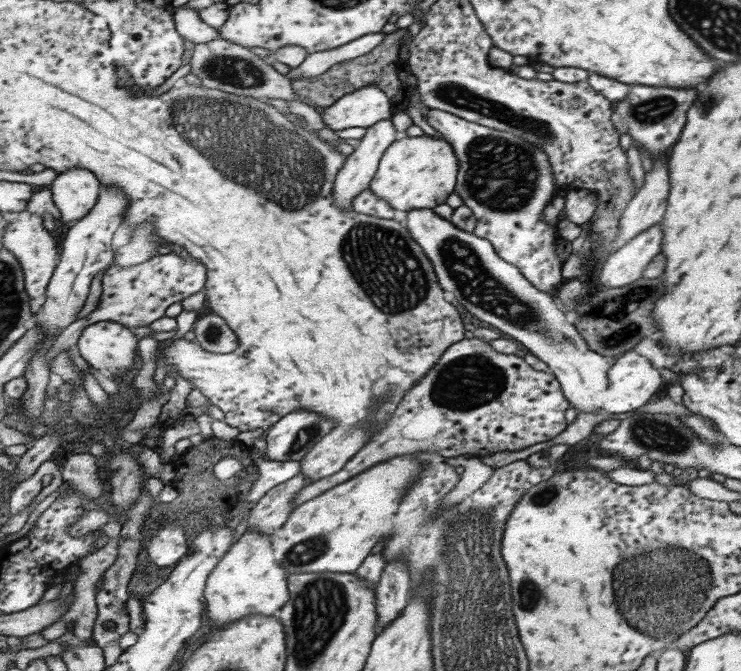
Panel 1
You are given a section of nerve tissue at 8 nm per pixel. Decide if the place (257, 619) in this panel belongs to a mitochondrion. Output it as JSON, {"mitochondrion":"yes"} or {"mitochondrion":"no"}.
{"mitochondrion":"no"}

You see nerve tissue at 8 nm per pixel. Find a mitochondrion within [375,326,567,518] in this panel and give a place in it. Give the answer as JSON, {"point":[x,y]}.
{"point":[463,384]}

